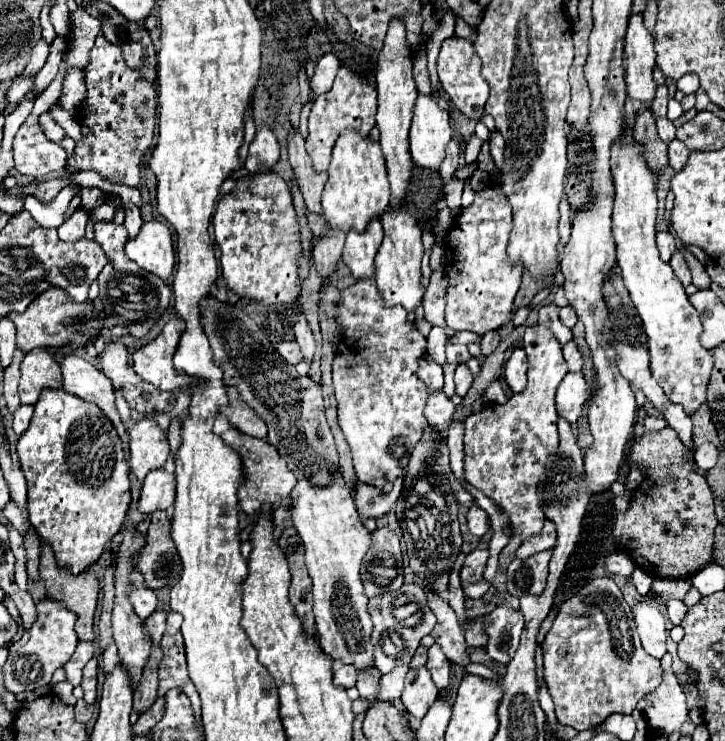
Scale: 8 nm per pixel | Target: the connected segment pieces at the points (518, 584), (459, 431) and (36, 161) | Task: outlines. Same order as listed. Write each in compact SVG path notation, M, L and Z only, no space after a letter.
M551 550L539 552L527 560L515 558L507 568L507 592L515 598L525 594L539 596L545 590L547 582L547 566L549 566Z
M453 422L449 426L449 436L447 436L447 446L449 446L449 460L451 460L451 470L455 478L465 484L465 472L463 472L463 424Z
M29 116L21 124L13 142L13 152L15 168L31 178L43 178L51 172L59 172L67 162L65 150L43 134L39 116Z

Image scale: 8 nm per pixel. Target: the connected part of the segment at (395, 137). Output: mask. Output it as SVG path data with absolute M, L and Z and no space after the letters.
M393 18L393 22L389 22L389 30L377 58L377 90L379 90L377 126L381 130L379 144L387 160L393 206L401 206L409 178L411 178L411 170L413 170L413 160L409 154L409 126L411 126L411 114L413 114L413 106L419 92L411 76L411 70L413 70L413 60L411 60L411 50L407 44L405 22L401 22L401 18Z

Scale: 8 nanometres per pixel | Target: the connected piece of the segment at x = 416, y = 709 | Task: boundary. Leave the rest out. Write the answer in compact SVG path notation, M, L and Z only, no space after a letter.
M421 666L421 668L411 668L407 672L405 678L405 690L401 696L401 702L405 704L407 712L415 718L423 718L427 714L427 710L433 706L433 702L437 700L439 690L431 680L429 668Z

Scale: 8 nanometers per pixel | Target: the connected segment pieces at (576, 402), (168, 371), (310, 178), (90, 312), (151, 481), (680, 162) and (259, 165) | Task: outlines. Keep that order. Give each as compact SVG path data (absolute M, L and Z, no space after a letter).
M581 372L577 374L567 374L563 378L563 382L557 388L557 396L555 396L555 404L557 404L557 412L561 418L565 418L569 424L575 424L583 404L591 398L591 390L583 378Z
M171 318L165 324L163 332L153 342L149 342L147 346L143 346L131 354L131 364L133 364L133 370L139 374L139 378L143 378L145 382L153 384L155 388L167 390L167 392L183 388L191 382L189 376L175 374L175 368L171 362L175 348L179 344L177 330L175 330L175 326L179 326L179 324L181 322L177 318Z
M291 132L289 136L289 162L293 166L299 190L305 198L305 206L309 212L323 214L321 206L321 192L327 182L327 172L315 172L313 162L305 150L305 140L299 132Z
M61 288L45 290L41 296L35 298L33 304L29 304L29 308L23 314L13 312L9 314L9 318L17 326L17 348L25 352L39 348L39 346L59 348L59 346L67 346L73 342L85 348L89 342L95 342L95 338L101 334L103 328L109 328L109 324L105 322L105 316L97 312L91 300L85 300L83 304L73 302L73 298L69 298L65 290Z
M151 470L143 482L139 510L143 514L151 514L155 510L167 510L175 502L175 474L161 470Z
M673 140L669 144L669 166L677 172L677 170L681 170L681 166L685 166L685 158L689 158L687 146L679 140Z
M261 126L255 134L255 140L249 146L245 168L249 174L271 170L279 162L279 154L281 154L281 146L275 134L267 126Z

